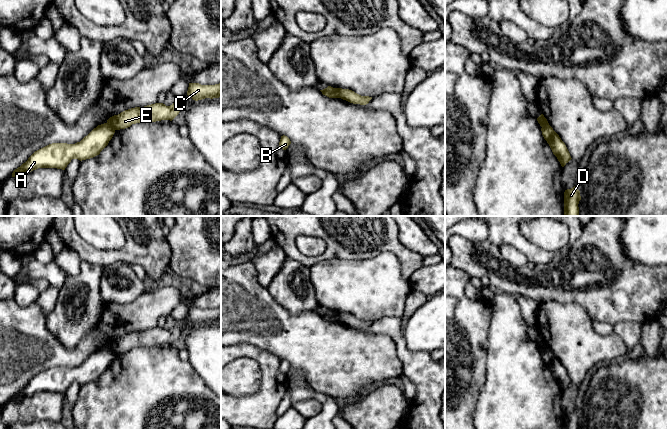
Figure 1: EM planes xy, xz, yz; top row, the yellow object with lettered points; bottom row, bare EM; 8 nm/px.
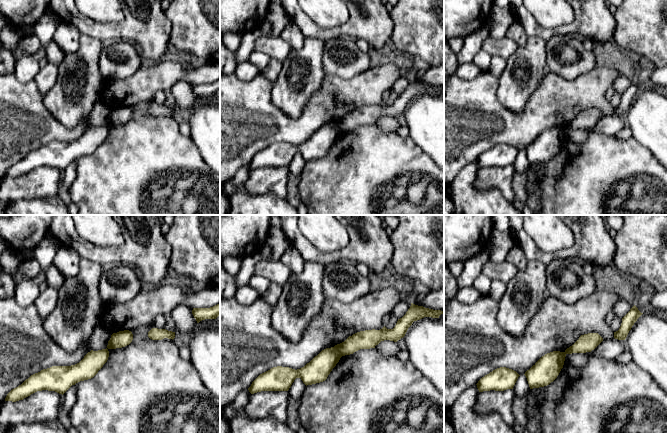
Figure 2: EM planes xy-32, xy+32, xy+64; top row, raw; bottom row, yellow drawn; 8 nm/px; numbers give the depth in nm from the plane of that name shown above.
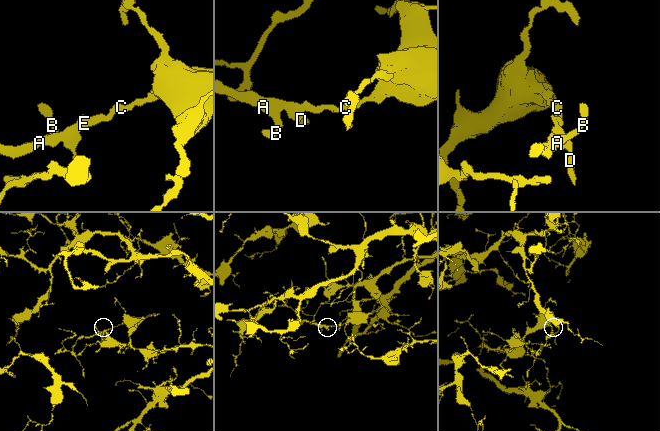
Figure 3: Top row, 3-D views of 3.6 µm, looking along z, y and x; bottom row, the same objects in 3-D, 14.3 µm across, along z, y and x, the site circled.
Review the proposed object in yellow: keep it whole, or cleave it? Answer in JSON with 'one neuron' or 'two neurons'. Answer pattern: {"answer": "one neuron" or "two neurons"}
{"answer": "two neurons"}

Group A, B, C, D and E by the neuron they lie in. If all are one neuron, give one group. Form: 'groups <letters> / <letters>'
groups A B D / C E

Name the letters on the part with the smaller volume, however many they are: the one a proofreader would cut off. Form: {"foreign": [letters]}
{"foreign": ["A", "B", "D"]}

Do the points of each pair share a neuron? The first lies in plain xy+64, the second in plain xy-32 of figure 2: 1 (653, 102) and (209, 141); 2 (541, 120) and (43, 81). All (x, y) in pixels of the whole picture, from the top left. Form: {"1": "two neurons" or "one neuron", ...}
{"1": "one neuron", "2": "two neurons"}

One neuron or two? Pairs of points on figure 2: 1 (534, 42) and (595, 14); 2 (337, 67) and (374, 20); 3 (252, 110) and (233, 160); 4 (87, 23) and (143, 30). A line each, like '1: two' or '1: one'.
1: two
2: two
3: one
4: one

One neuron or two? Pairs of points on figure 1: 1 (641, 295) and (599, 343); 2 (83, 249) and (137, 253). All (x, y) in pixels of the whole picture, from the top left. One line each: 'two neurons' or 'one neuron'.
1: two neurons
2: one neuron

